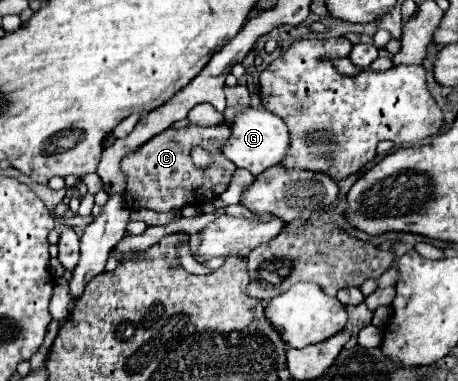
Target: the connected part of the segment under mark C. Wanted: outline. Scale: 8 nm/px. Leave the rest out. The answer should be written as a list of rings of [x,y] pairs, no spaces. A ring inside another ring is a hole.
[[[220,124],[220,126],[186,126],[180,130],[168,128],[142,144],[140,148],[128,152],[122,160],[122,172],[126,174],[126,190],[124,190],[124,202],[128,210],[140,210],[140,208],[150,208],[154,212],[170,212],[170,210],[180,210],[184,204],[200,204],[214,200],[218,194],[208,192],[206,186],[214,178],[230,178],[234,172],[234,164],[224,156],[222,148],[226,146],[230,138],[230,126]],[[194,146],[204,146],[210,148],[214,162],[208,170],[200,170],[192,164],[190,160],[190,150]]]

